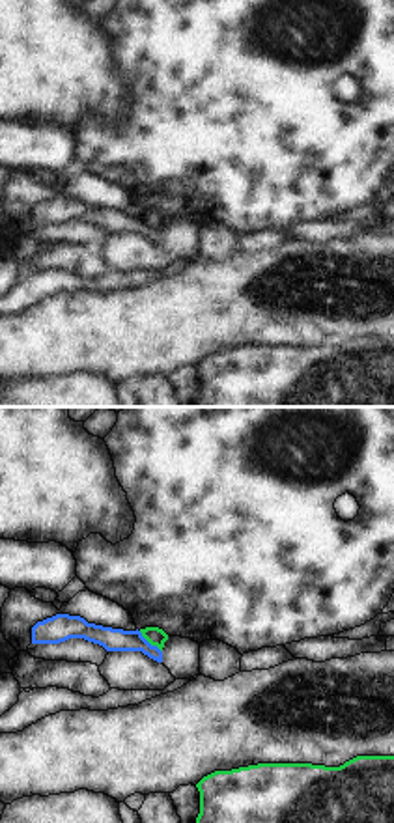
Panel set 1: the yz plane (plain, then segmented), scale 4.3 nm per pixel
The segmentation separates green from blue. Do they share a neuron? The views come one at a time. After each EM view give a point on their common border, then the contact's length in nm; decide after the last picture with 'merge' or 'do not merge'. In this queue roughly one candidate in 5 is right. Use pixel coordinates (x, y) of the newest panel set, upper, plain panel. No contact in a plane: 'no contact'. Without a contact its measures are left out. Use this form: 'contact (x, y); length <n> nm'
contact (150, 224); length 140 nm

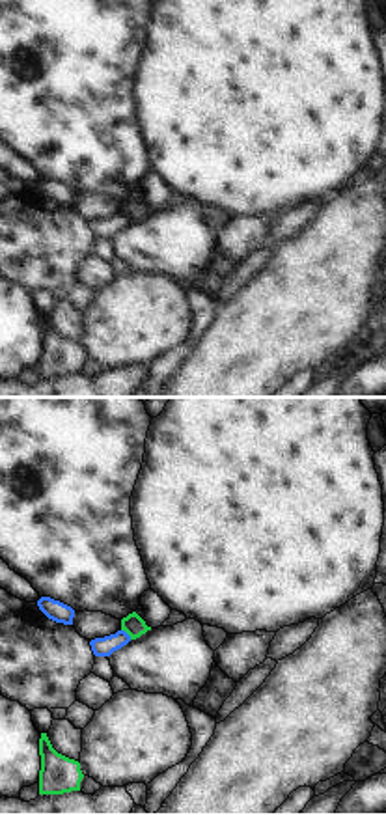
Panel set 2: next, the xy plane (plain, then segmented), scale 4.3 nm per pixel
contact (127, 215); length 60 nm

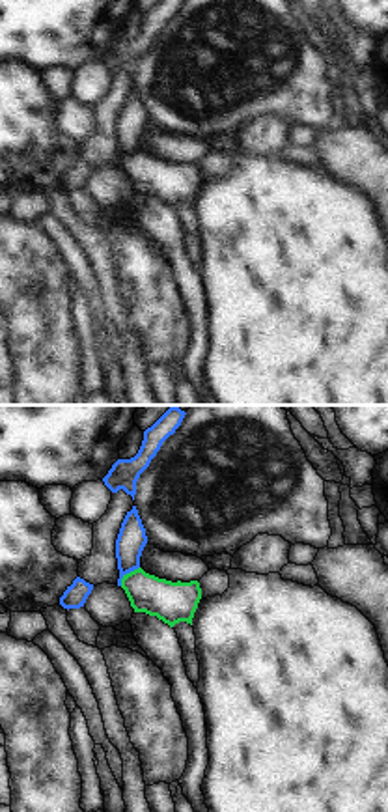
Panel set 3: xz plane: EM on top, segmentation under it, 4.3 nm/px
contact (127, 155); length 120 nm

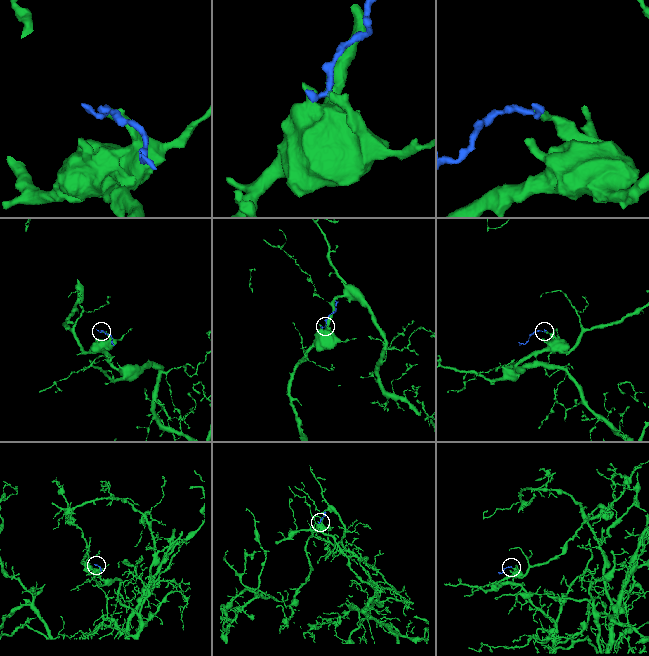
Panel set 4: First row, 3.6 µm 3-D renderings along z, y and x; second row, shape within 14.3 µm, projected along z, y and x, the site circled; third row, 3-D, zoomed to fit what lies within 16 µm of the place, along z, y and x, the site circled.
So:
do not merge

